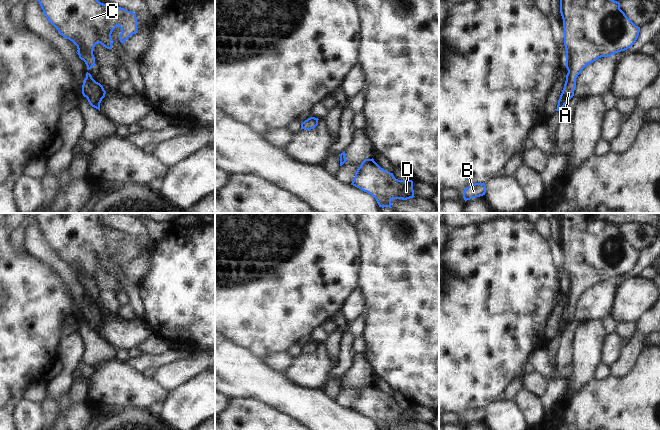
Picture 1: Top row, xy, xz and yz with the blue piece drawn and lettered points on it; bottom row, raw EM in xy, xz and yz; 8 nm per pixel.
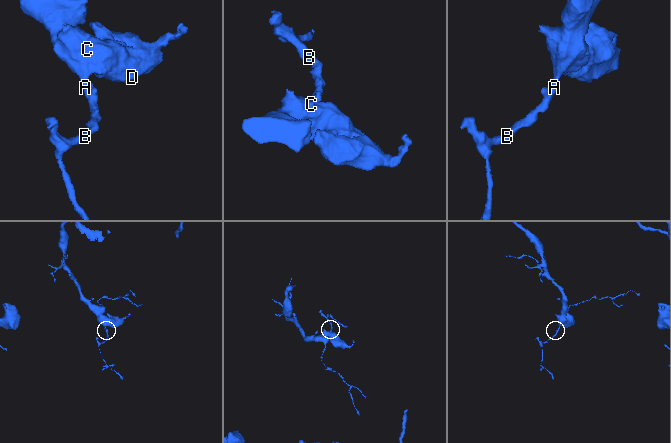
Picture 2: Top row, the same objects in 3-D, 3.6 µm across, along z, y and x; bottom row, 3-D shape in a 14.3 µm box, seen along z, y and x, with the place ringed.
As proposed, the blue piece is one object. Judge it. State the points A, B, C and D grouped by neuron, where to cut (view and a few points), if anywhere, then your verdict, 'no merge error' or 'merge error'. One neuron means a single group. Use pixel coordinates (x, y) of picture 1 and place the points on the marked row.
groups A B C D; cut none; no merge error

